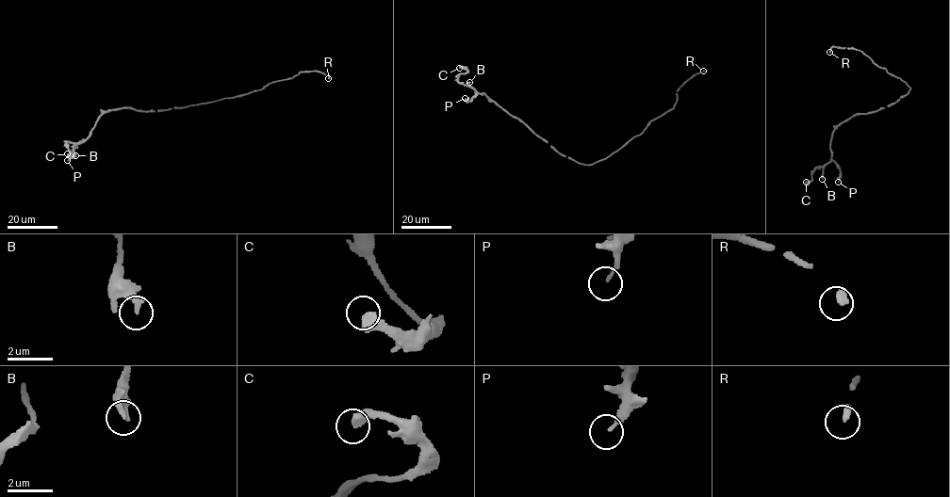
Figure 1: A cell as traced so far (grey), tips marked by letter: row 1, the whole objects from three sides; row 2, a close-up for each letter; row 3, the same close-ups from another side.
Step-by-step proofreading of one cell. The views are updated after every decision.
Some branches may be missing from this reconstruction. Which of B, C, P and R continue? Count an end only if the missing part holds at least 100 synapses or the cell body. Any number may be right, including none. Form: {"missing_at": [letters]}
{"missing_at": ["R"]}

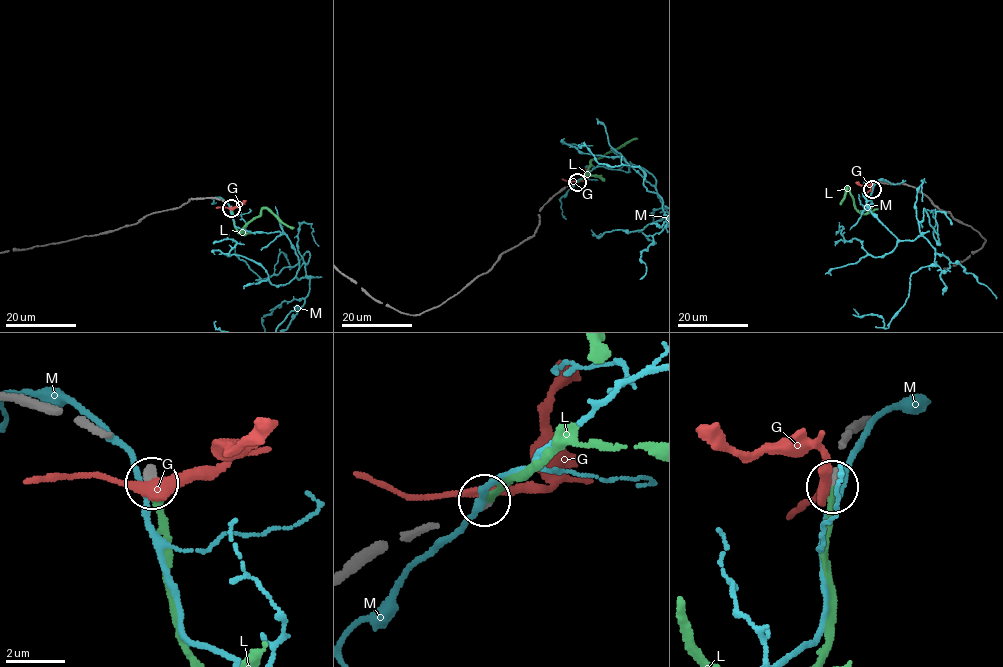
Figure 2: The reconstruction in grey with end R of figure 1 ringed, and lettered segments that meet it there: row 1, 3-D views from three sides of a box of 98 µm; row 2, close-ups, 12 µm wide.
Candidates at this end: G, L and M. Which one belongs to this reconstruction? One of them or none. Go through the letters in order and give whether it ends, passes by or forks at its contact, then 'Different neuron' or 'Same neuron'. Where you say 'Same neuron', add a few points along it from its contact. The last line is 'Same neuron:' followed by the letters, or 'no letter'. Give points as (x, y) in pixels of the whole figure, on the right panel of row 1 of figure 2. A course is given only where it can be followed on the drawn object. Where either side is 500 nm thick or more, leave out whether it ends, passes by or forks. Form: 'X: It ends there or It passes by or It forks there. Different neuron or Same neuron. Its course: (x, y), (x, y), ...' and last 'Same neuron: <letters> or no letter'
G: It passes by. Different neuron
L: It ends there. Same neuron
M: It passes by. Different neuron
Same neuron: L

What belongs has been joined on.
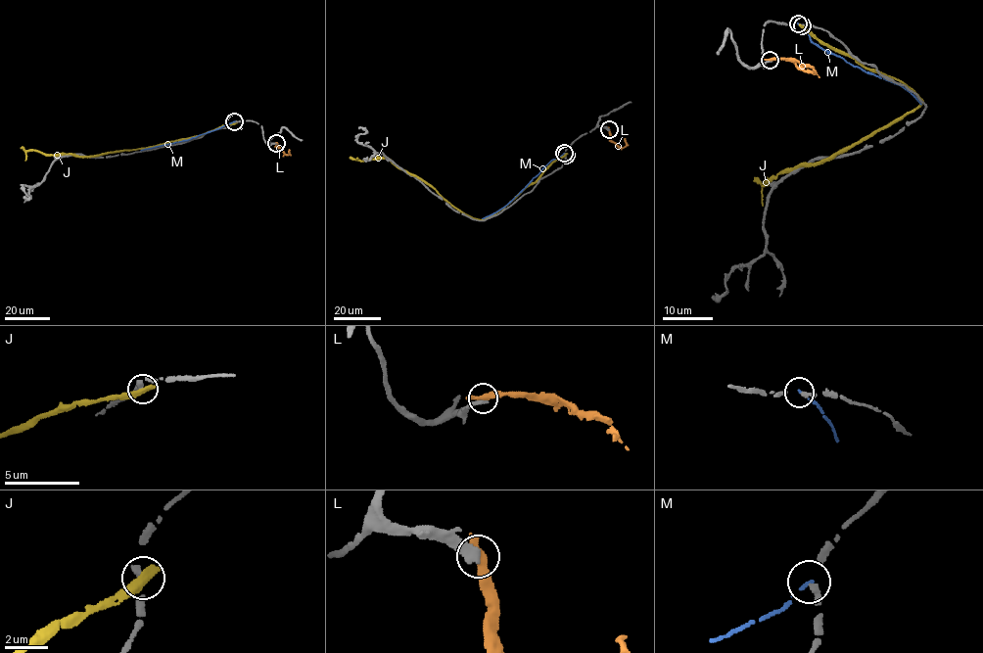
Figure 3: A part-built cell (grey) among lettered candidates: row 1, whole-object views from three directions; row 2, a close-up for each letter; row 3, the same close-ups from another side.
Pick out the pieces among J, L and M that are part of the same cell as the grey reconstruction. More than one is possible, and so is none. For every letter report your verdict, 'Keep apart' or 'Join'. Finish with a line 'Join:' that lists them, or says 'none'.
J: Keep apart
L: Keep apart
M: Keep apart
Join: none

